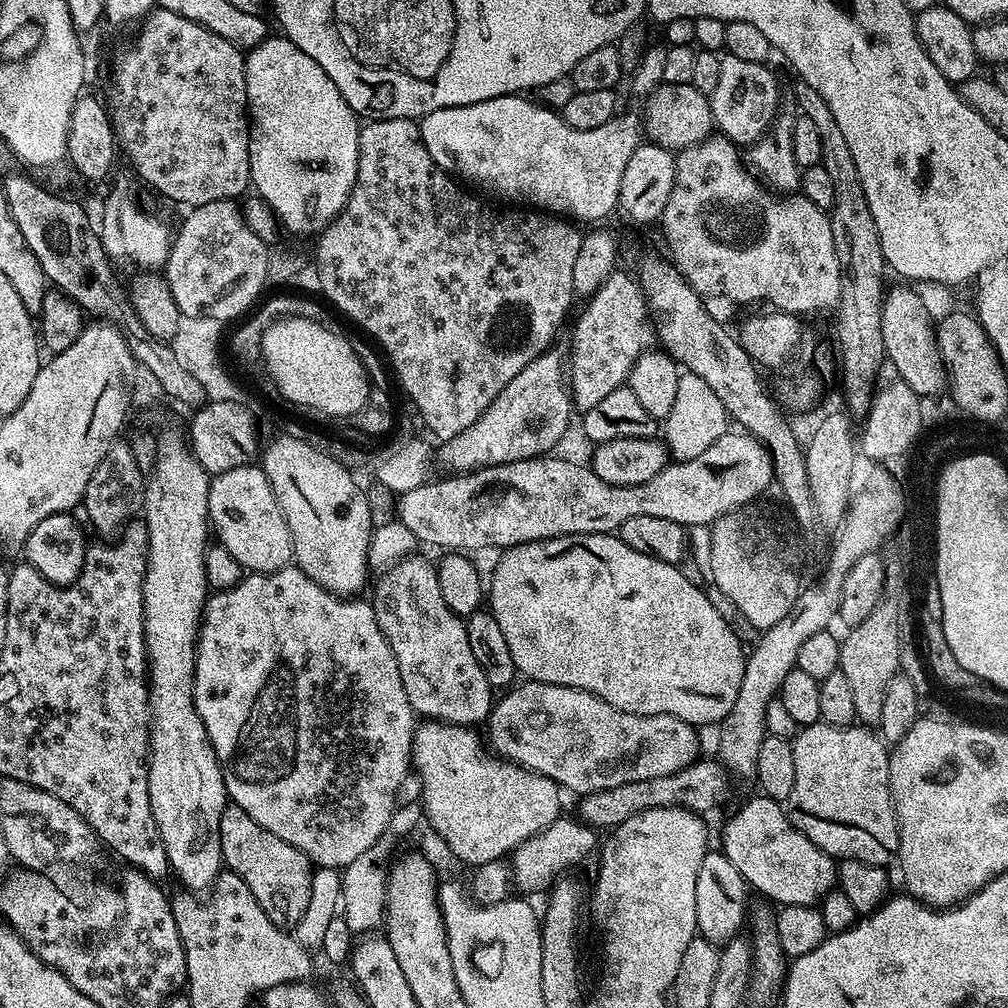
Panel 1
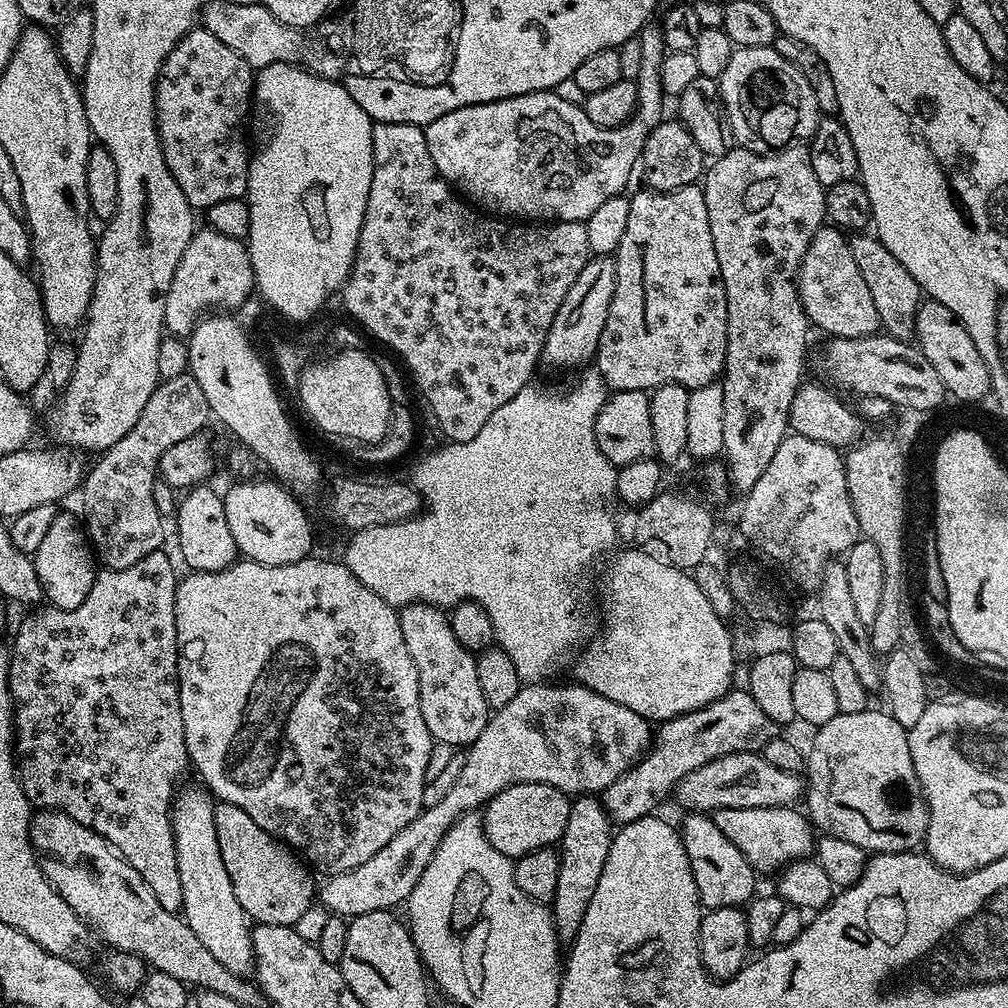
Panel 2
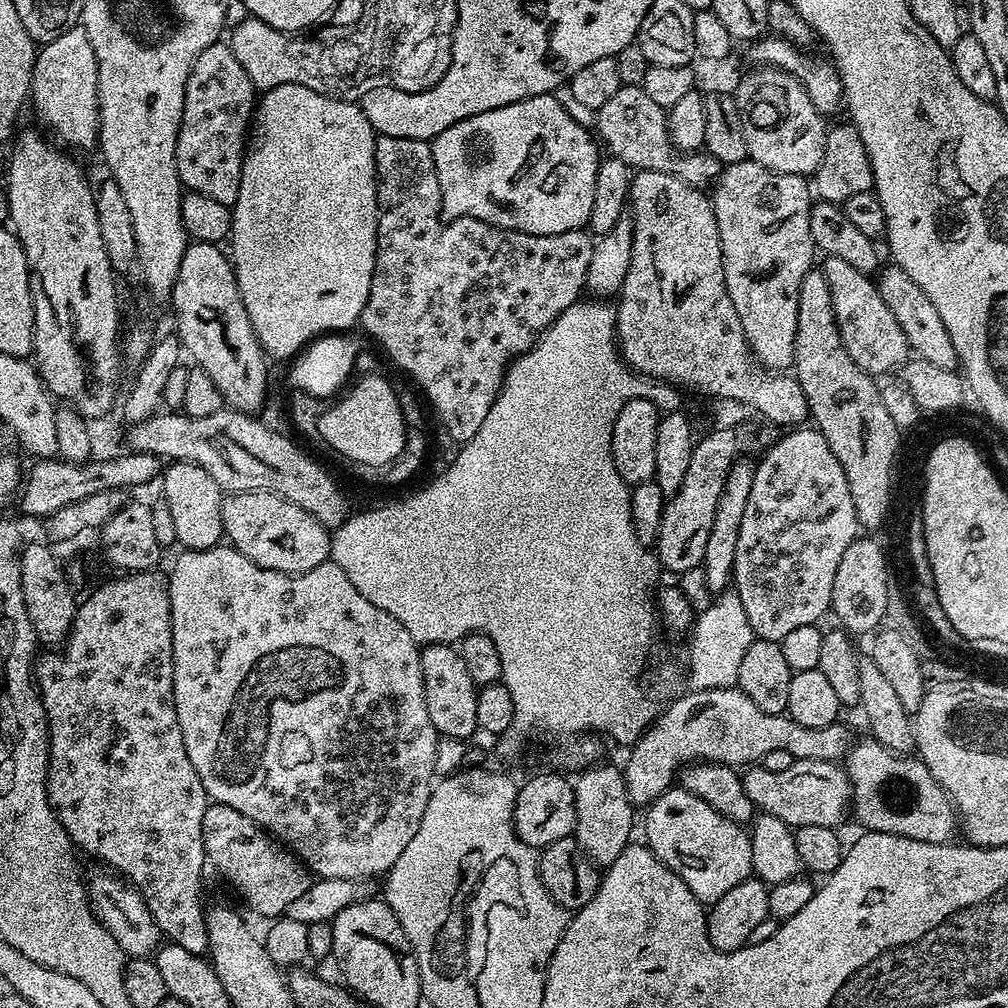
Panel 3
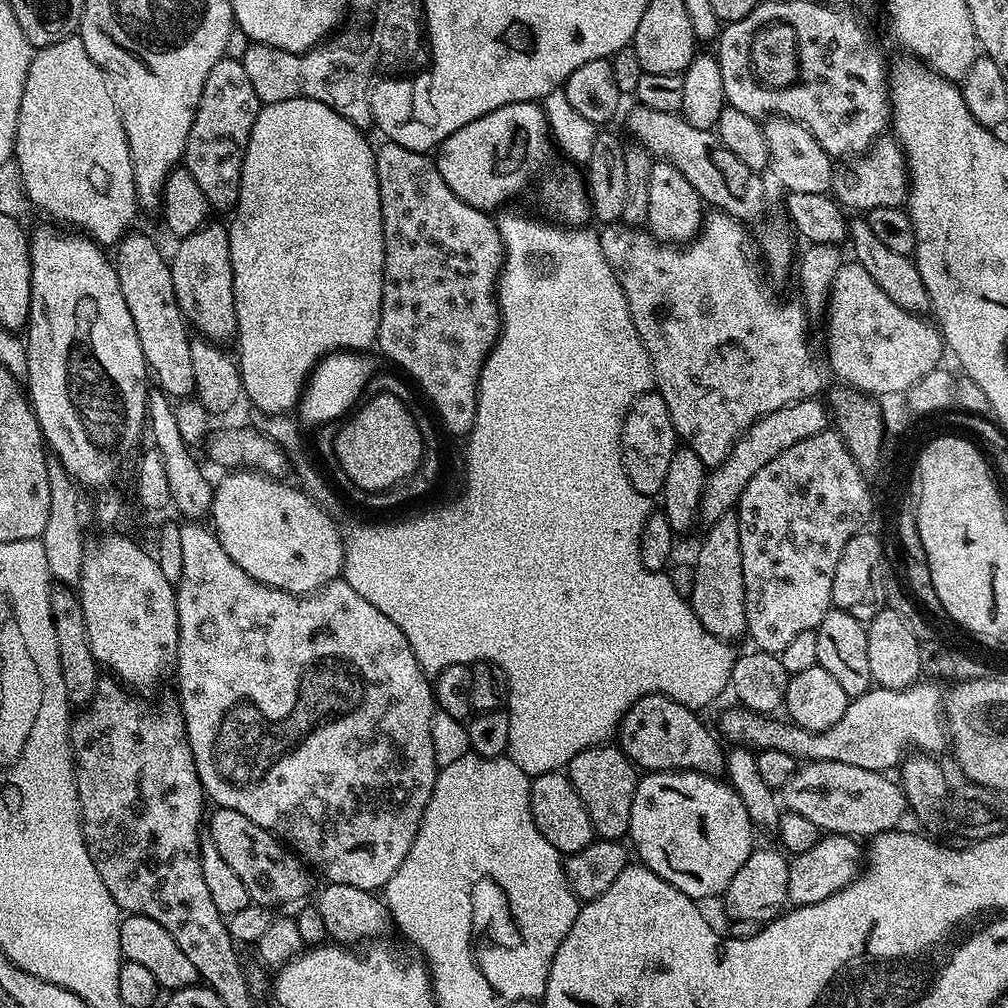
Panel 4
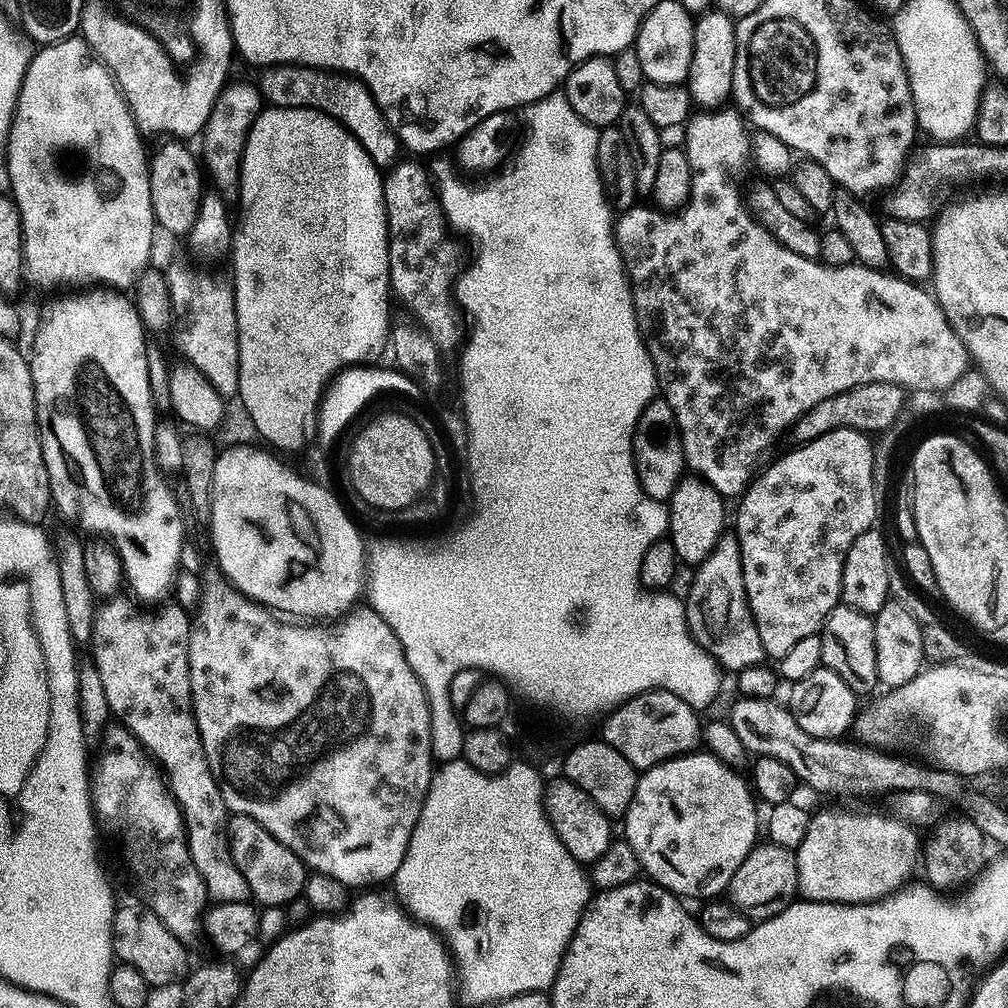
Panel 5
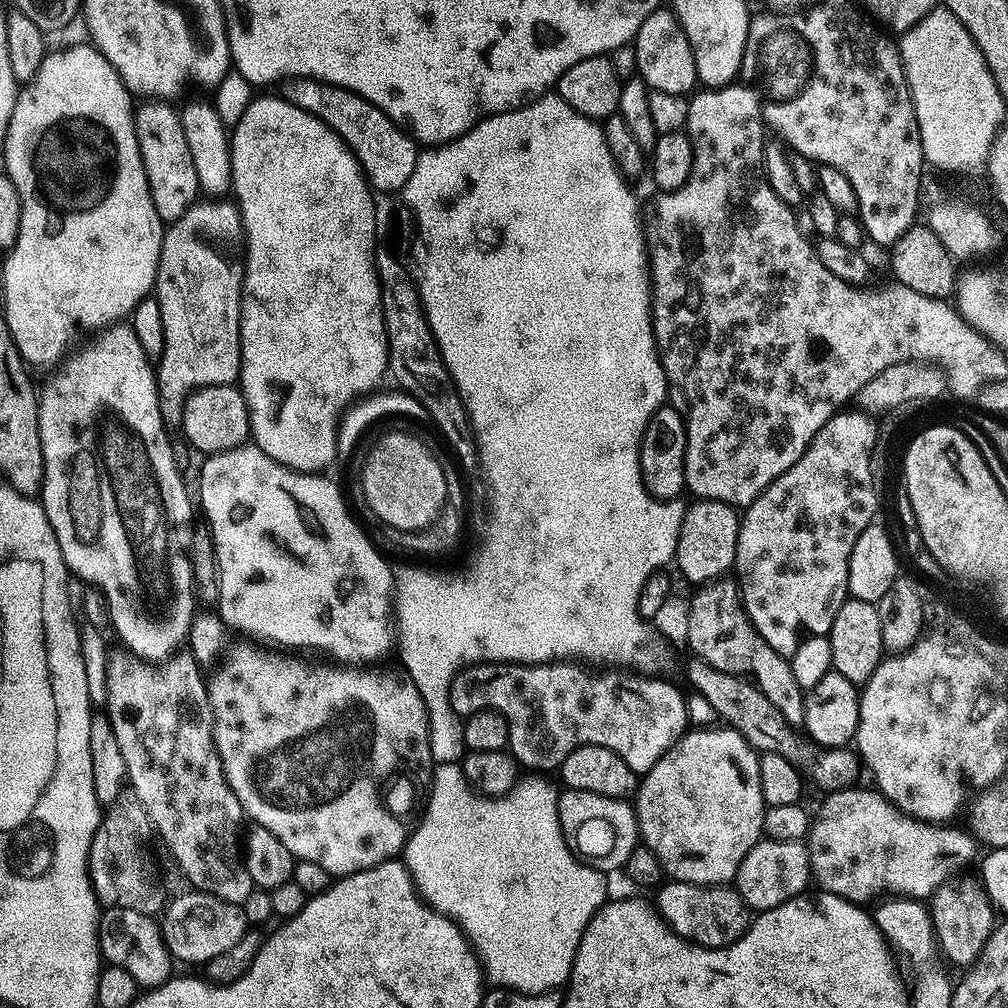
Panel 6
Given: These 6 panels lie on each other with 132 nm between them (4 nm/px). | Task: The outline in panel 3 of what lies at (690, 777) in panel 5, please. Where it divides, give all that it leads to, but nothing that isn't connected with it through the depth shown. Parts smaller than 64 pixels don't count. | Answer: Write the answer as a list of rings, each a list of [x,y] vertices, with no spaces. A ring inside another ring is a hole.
[[[673,786],[664,793],[653,804],[647,805],[648,817],[644,820],[644,836],[647,847],[652,853],[669,866],[678,866],[678,871],[686,882],[686,886],[705,905],[711,906],[716,903],[726,890],[738,886],[738,882],[749,879],[753,875],[751,864],[751,842],[749,833],[735,820],[726,818],[714,810],[702,798],[690,794],[686,789]]]

